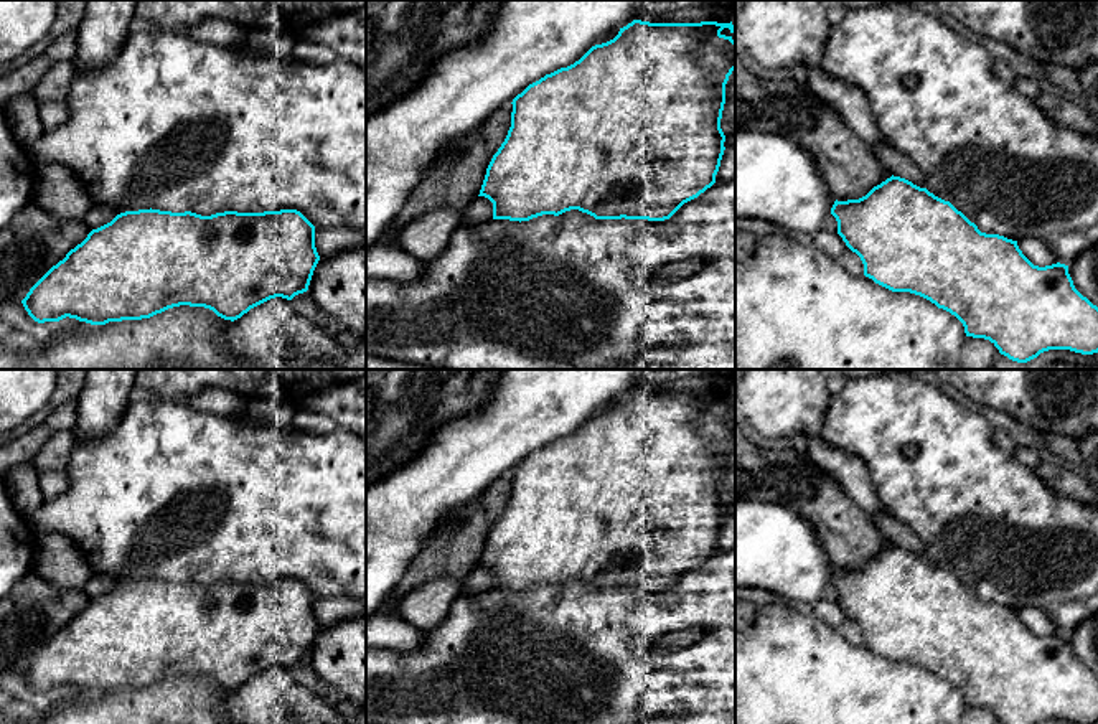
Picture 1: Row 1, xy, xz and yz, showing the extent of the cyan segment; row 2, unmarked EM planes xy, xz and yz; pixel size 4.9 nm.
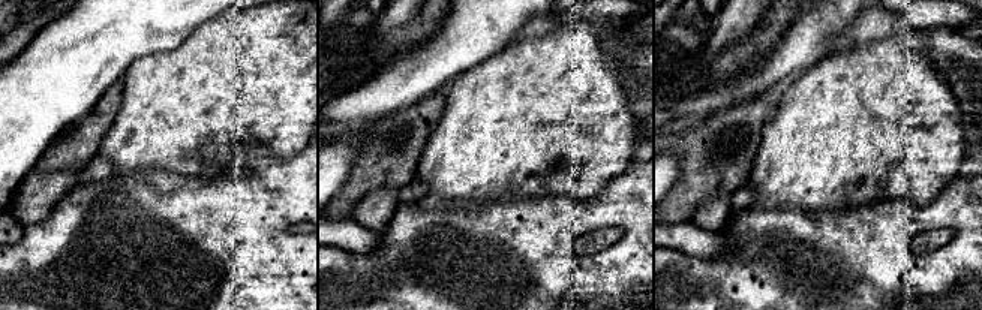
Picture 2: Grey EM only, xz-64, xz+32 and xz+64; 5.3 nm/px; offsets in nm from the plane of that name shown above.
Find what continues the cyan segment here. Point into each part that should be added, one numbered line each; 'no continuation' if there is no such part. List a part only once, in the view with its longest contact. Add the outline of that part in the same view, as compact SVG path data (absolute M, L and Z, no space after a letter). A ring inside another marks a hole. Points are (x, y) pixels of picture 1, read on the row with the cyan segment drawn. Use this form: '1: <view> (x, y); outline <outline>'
no continuation

